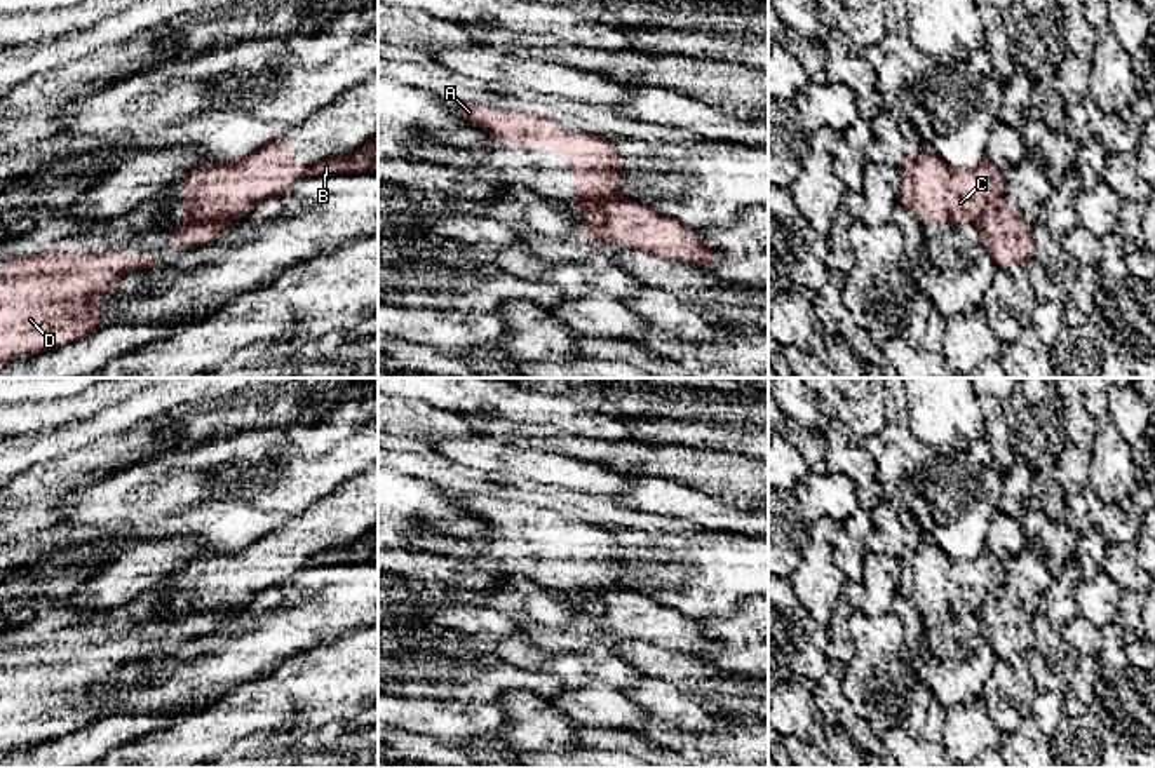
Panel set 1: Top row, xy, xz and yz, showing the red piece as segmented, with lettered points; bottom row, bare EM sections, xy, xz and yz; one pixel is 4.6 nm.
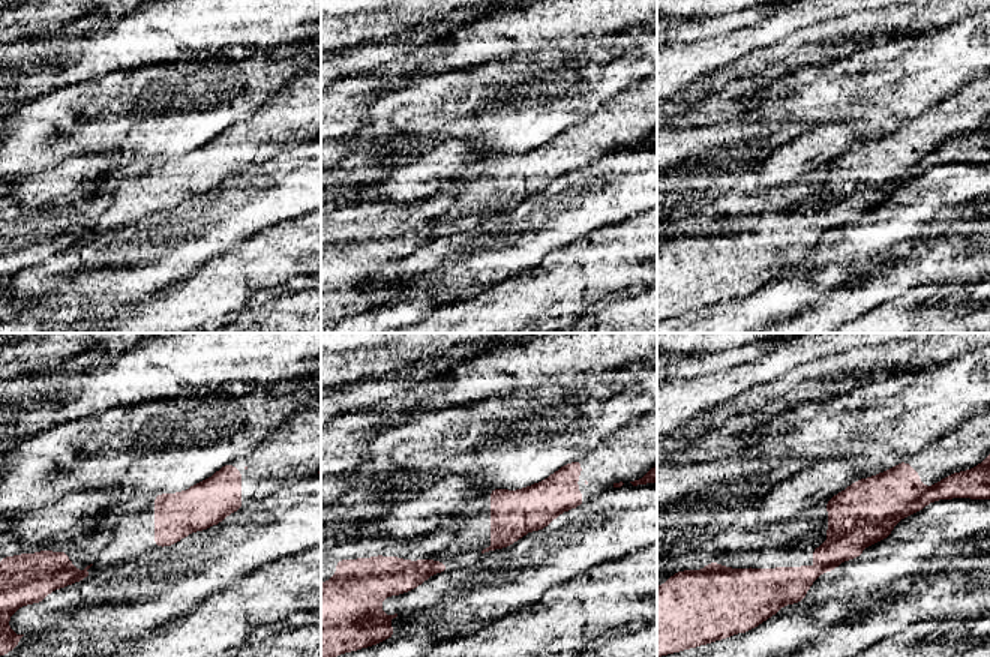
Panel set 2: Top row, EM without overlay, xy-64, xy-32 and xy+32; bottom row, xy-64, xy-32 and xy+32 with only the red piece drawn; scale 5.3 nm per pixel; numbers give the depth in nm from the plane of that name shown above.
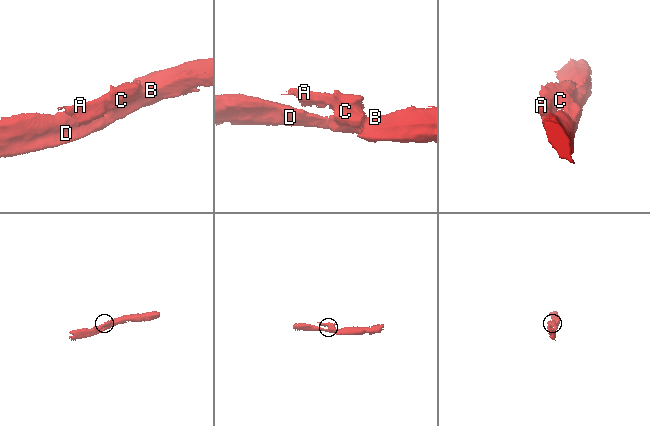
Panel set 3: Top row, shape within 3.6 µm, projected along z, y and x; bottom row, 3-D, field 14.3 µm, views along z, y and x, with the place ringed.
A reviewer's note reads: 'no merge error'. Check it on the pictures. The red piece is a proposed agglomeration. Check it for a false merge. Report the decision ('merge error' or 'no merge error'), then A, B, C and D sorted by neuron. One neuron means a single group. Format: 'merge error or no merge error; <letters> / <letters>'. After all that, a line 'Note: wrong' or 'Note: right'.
merge error; A C / B D
Note: wrong

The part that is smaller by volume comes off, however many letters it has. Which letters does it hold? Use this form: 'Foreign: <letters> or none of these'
Foreign: A, C

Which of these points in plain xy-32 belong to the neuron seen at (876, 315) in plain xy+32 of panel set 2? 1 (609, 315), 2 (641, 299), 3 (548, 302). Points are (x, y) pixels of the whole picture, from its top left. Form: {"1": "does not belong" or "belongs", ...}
{"1": "does not belong", "2": "does not belong", "3": "does not belong"}

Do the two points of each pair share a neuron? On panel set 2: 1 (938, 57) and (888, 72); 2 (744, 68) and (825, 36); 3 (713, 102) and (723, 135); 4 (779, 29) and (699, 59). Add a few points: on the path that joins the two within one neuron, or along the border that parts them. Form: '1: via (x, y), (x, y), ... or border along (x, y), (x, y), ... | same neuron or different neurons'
1: via (926, 69), (900, 72) | same neuron
2: via (764, 57), (806, 47) | same neuron
3: border along (731, 119), (714, 123), (695, 123), (684, 128) | different neurons
4: via (759, 36), (735, 42), (729, 48), (719, 51) | same neuron

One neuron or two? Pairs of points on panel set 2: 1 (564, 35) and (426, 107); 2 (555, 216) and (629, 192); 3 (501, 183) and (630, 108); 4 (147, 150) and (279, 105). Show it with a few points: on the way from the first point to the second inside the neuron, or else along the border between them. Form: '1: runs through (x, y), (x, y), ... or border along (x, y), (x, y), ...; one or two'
1: border along (566, 53), (555, 47), (542, 47), (497, 60); two
2: runs through (555, 192), (563, 185), (594, 185), (605, 192); one
3: runs through (533, 173), (576, 132), (599, 129); one
4: border along (276, 92), (246, 117); two

